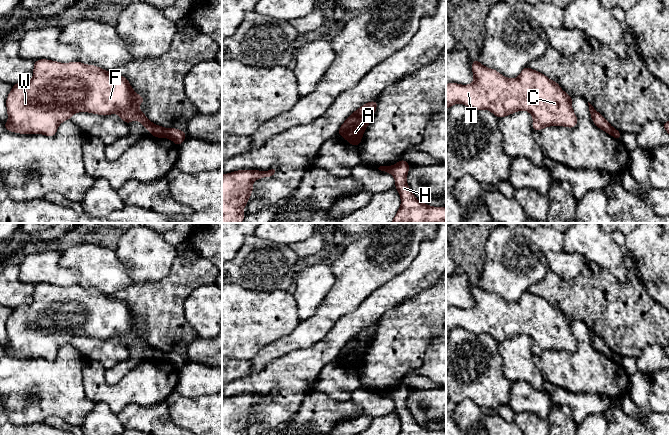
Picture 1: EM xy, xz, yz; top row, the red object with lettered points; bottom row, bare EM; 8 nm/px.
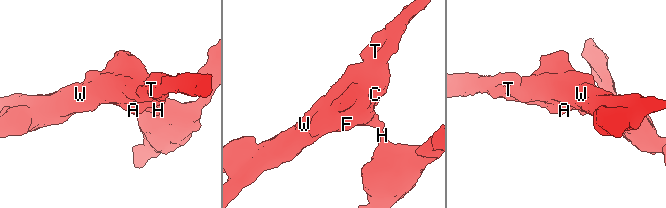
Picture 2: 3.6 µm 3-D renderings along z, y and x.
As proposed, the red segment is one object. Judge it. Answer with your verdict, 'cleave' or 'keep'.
cleave

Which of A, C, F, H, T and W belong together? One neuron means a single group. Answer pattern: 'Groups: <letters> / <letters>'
Groups: A C F T W / H

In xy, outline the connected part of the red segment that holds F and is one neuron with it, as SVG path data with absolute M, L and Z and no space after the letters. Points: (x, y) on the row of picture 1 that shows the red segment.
M40 59L34 61L33 78L30 81L13 84L13 88L6 99L8 122L3 123L3 125L5 130L10 132L43 134L52 137L56 135L57 128L62 122L70 120L72 115L78 112L89 112L102 116L116 113L127 124L133 120L138 120L151 135L156 138L166 138L168 129L149 121L146 115L139 109L138 105L145 102L146 100L134 91L130 82L124 76L116 75L98 66L86 65L79 61L60 63L48 59Z

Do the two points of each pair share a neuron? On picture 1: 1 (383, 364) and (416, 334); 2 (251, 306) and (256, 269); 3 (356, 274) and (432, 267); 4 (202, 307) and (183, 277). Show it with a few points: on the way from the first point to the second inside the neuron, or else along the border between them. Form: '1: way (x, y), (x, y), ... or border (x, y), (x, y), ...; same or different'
1: way (391, 356), (408, 341); same
2: border (232, 282), (248, 289), (277, 290); different
3: border (418, 251), (417, 255), (402, 271), (384, 283); different
4: border (211, 283), (198, 286), (188, 296), (184, 313); different

